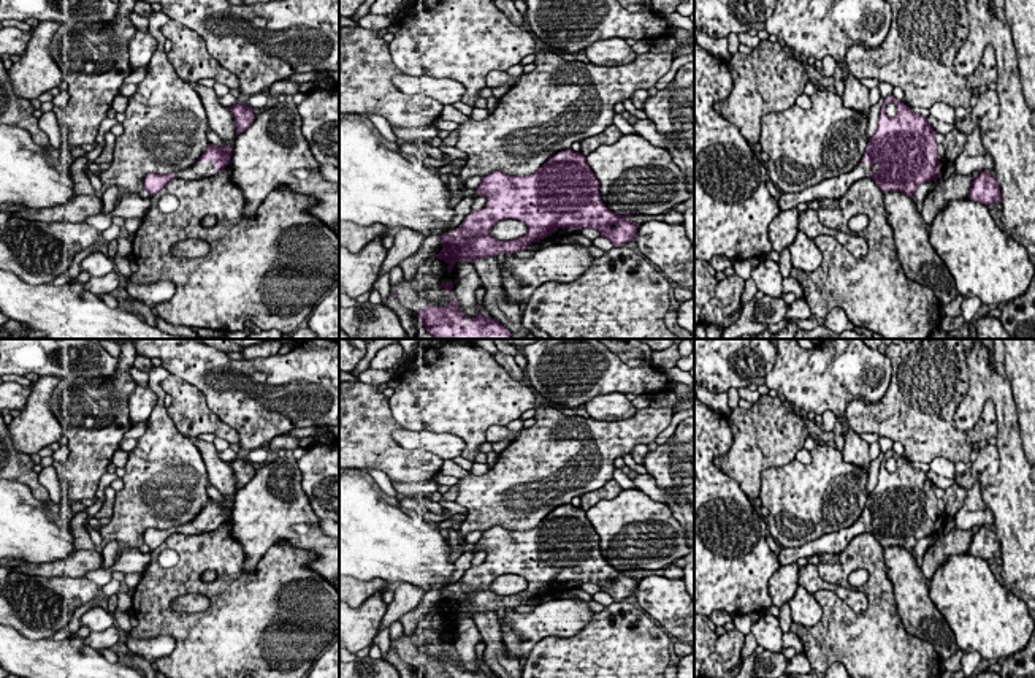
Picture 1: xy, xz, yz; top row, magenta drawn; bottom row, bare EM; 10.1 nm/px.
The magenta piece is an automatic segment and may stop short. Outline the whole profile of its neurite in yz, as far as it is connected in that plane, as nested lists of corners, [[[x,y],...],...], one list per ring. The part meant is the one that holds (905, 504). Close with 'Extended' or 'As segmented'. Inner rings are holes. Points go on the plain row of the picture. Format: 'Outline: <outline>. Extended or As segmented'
Outline: [[[886,451],[878,470],[878,483],[869,494],[857,521],[842,531],[799,548],[781,548],[780,566],[797,562],[815,554],[842,553],[853,537],[872,532],[883,548],[903,547],[915,550],[916,543],[940,532],[935,485],[926,472],[915,469],[910,461],[894,451]]]. Extended

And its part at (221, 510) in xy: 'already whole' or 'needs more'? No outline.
needs more

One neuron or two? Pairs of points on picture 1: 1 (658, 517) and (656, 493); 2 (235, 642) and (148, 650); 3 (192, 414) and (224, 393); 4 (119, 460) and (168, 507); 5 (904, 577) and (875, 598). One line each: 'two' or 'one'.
1: two
2: two
3: two
4: two
5: two

